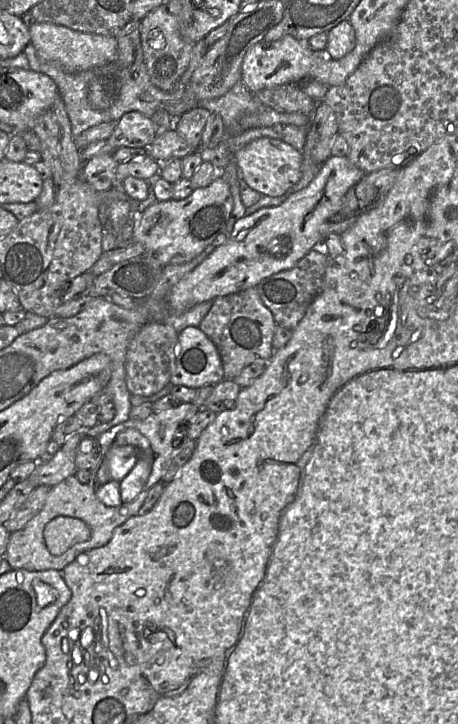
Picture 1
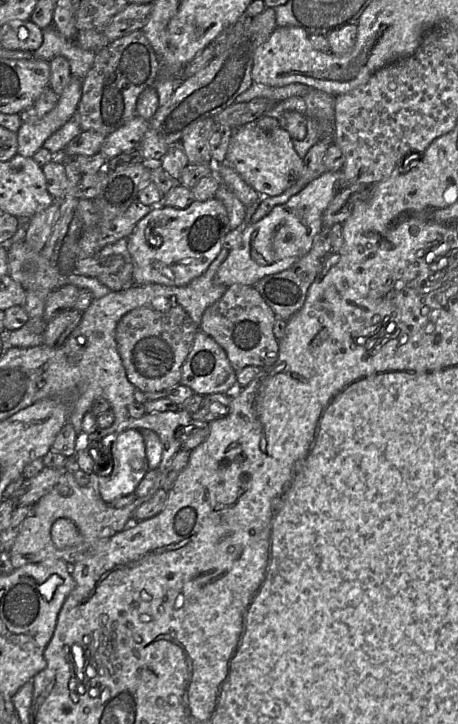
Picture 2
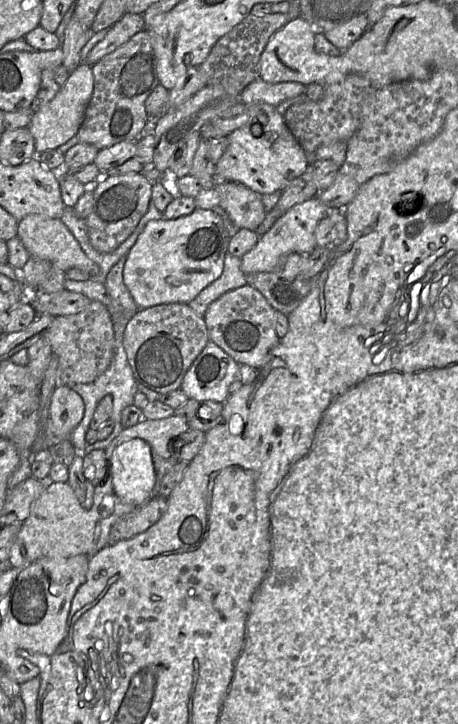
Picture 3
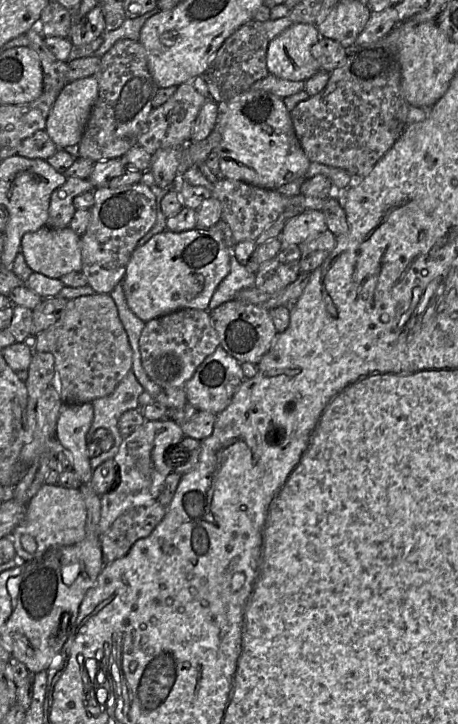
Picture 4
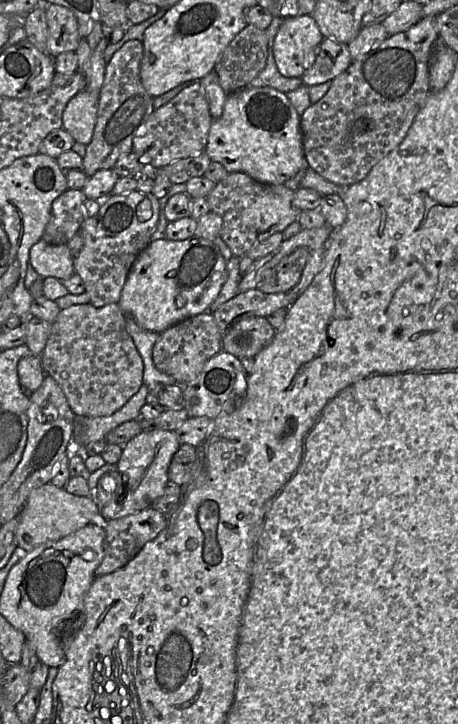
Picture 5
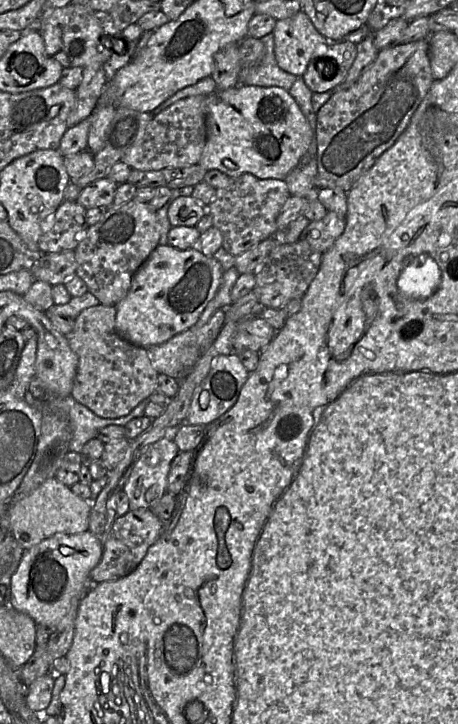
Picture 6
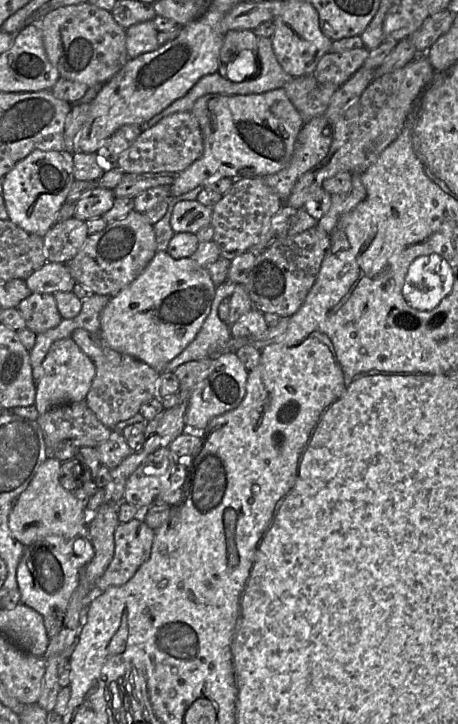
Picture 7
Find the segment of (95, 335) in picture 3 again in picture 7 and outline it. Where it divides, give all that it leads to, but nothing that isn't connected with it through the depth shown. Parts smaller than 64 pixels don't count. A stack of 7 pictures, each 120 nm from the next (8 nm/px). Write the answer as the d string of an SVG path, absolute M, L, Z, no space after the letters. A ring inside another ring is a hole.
M99 336L102 354L93 359L96 368L95 377L85 398L85 403L97 418L108 428L128 420L140 412L141 406L157 394L157 382L160 373L148 364L110 348Z

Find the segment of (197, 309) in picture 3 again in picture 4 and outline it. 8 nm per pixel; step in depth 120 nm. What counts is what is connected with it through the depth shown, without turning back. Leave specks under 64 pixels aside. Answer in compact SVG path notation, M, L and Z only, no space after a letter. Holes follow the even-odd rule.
M233 253L230 255L229 263L230 271L215 290L208 311L212 311L219 305L234 299L237 292L255 286L256 274L251 272L246 265L240 264Z

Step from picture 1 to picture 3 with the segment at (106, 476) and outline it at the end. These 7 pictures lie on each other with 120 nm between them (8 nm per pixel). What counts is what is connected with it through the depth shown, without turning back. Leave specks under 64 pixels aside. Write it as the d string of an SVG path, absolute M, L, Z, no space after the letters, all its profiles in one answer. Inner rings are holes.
M135 438L119 445L110 458L109 470L111 483L122 501L136 504L136 507L141 507L149 502L147 498L151 492L151 487L155 483L156 472L152 451L148 443L140 438Z

